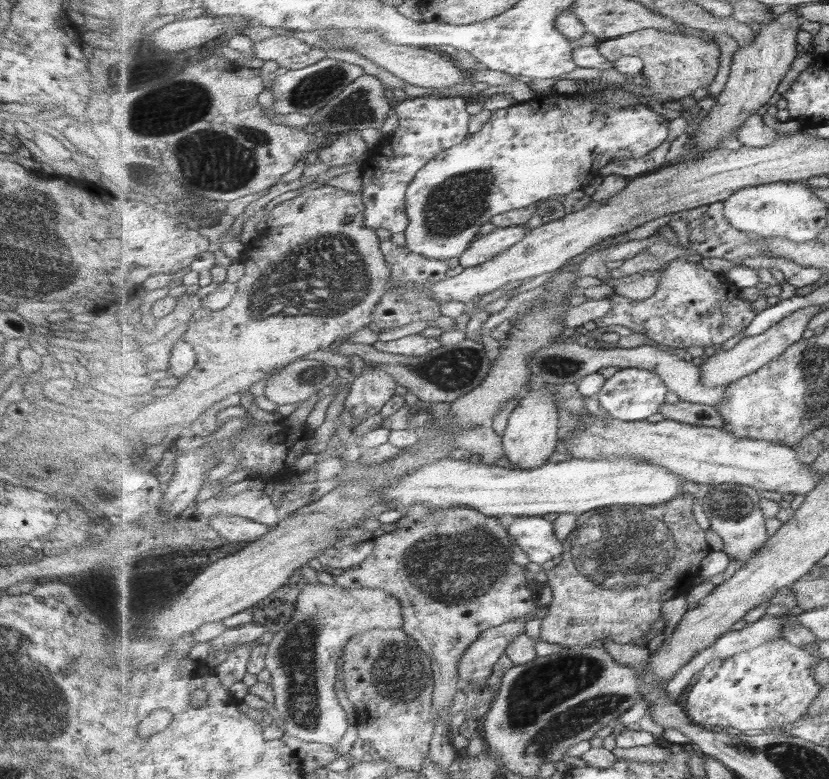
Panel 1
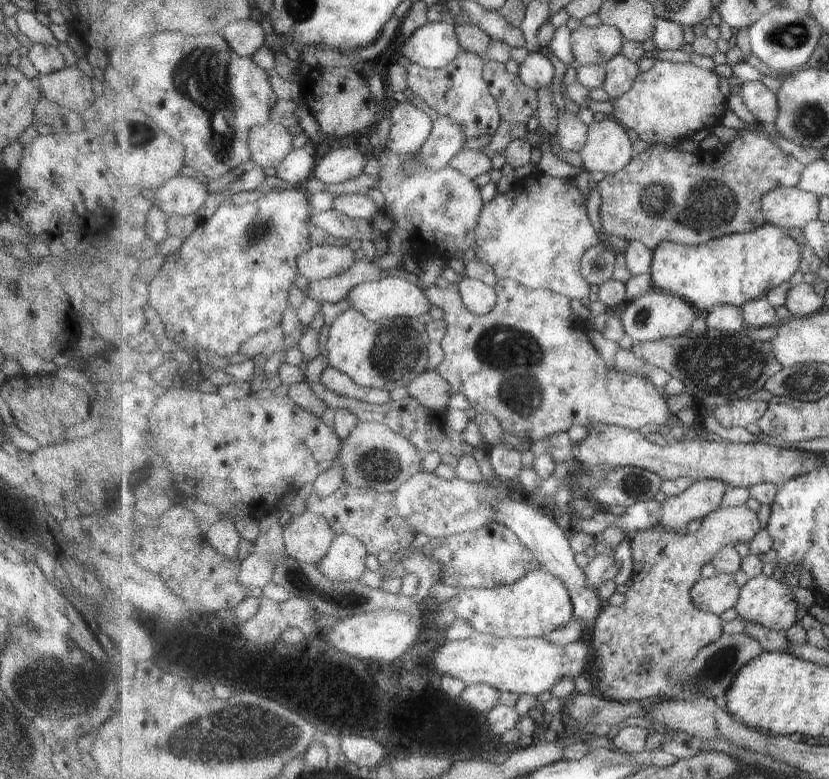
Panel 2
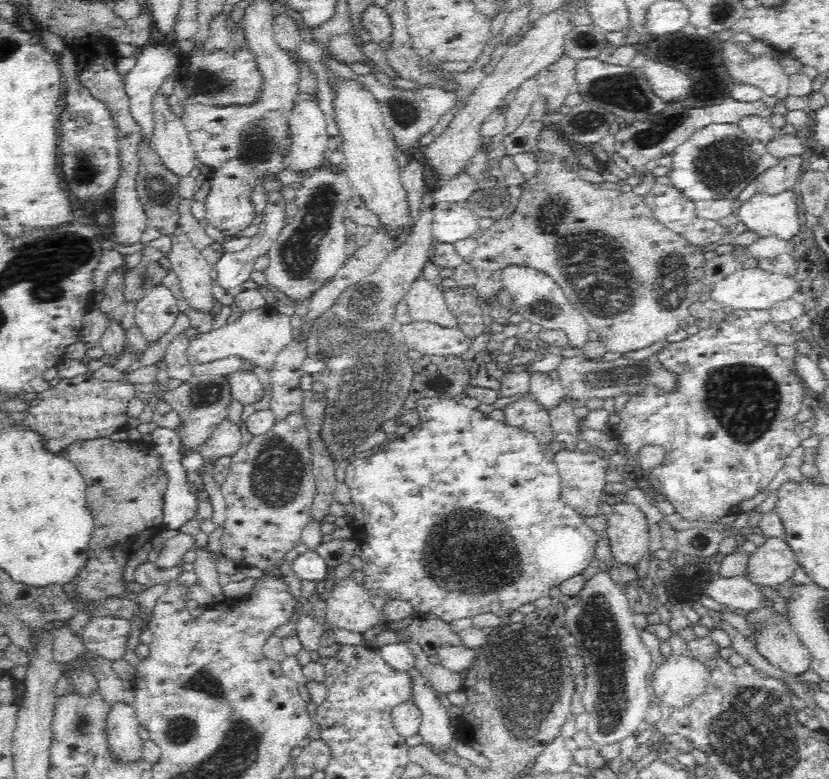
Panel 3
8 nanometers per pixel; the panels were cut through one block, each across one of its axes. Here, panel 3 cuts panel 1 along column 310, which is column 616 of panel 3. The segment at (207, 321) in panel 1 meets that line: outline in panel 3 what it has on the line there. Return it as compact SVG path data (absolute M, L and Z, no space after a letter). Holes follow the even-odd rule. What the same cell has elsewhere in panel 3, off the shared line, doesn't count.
M553 125L544 127L539 133L537 146L532 152L537 156L537 160L539 161L536 178L520 185L521 195L514 212L507 219L502 217L500 220L496 220L488 230L483 231L482 236L476 239L476 250L465 258L465 262L470 264L476 271L478 282L473 284L472 290L475 292L478 301L483 307L482 314L487 319L487 322L498 322L498 324L504 325L510 324L508 318L516 312L513 304L510 304L508 307L508 305L504 305L500 302L500 292L504 290L502 270L508 268L508 266L519 266L520 268L534 268L538 272L550 276L563 290L563 294L567 296L567 299L588 318L590 330L599 333L599 340L605 344L608 352L616 352L616 354L636 352L636 350L648 348L648 346L652 346L652 344L656 344L658 341L664 341L664 338L666 338L668 334L672 334L672 332L676 332L678 328L681 328L680 323L691 316L688 311L690 304L700 299L700 294L704 289L702 278L706 260L704 259L702 251L700 251L701 247L692 246L688 240L670 231L664 224L658 222L653 216L652 211L650 211L650 208L646 206L643 196L634 193L632 190L622 192L620 189L607 189L578 178L578 175L574 174L574 171L571 170L572 165L578 165L578 161L576 161L576 149L564 141L560 133L556 133Z

